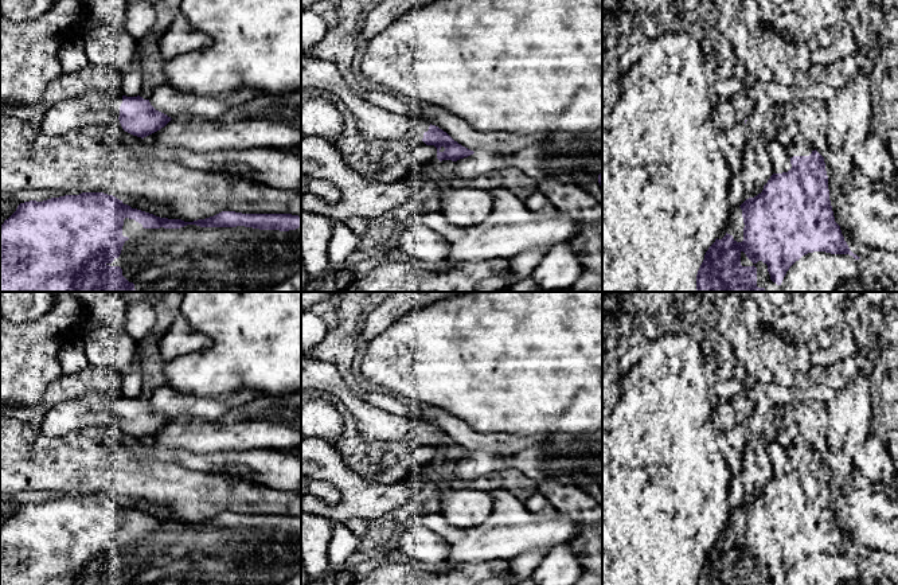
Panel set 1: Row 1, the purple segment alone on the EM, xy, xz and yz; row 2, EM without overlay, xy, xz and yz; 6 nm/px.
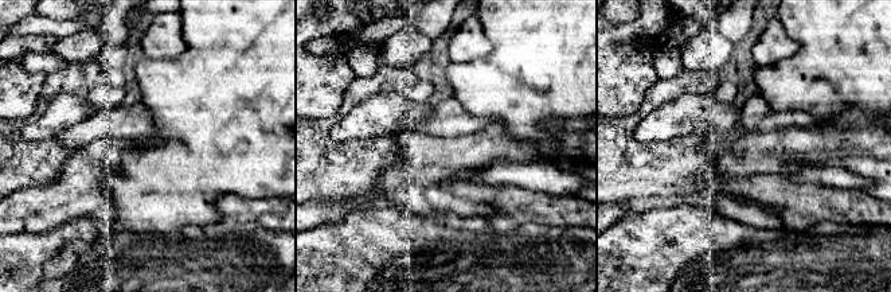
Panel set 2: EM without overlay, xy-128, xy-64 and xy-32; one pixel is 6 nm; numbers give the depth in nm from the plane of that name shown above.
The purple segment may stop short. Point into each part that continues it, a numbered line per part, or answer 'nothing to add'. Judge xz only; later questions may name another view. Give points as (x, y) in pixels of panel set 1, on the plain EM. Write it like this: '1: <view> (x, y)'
1: xz (371, 422)

